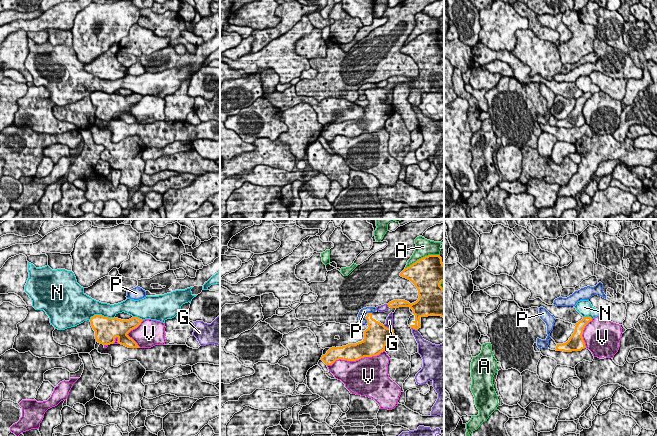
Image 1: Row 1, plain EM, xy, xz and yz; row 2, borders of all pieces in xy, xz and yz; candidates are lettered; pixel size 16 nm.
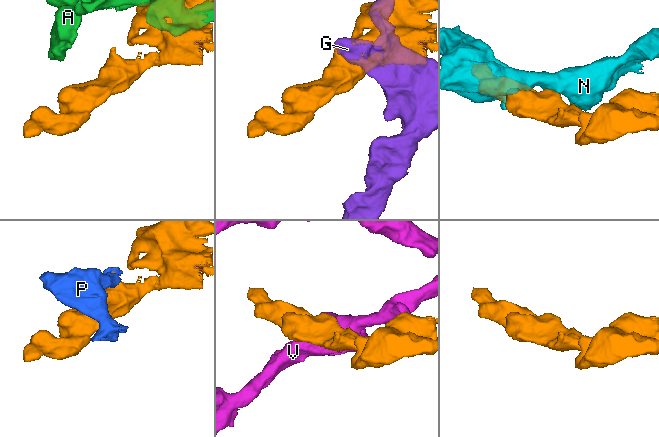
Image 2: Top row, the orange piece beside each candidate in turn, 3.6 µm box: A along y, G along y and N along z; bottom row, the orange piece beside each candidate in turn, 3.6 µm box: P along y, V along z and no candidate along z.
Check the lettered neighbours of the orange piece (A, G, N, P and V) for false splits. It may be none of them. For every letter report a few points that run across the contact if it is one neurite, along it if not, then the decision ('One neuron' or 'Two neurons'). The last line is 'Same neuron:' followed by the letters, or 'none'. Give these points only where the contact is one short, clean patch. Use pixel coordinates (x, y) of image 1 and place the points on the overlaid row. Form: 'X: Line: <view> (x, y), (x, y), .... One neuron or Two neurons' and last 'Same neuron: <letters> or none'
A: Two neurons
G: Two neurons
N: Two neurons
P: Line: xz (364, 317), (367, 322). Two neurons
V: Two neurons
Same neuron: none

